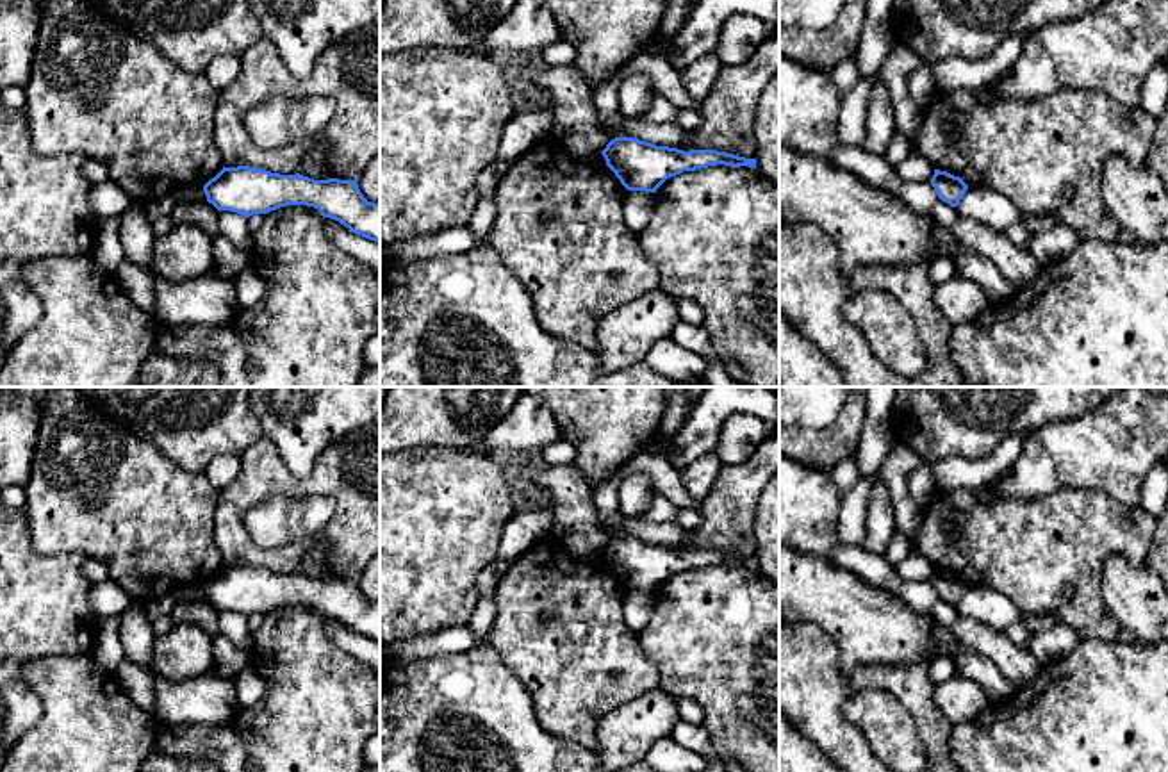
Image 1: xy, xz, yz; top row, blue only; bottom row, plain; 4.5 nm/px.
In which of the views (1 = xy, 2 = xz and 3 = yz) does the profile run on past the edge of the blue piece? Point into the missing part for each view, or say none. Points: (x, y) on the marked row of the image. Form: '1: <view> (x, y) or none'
1: none
2: none
3: none

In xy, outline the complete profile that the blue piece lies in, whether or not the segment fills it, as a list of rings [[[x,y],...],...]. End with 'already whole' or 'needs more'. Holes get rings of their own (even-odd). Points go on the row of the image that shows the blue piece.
[[[250,166],[225,168],[203,185],[207,201],[219,212],[244,218],[287,205],[307,205],[344,225],[350,232],[380,242],[380,203],[364,198],[357,180],[314,180],[278,175]]] | already whole

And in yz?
[[[934,169],[931,185],[934,187],[938,198],[950,207],[958,207],[963,193],[968,189],[963,178],[940,169]]] | already whole

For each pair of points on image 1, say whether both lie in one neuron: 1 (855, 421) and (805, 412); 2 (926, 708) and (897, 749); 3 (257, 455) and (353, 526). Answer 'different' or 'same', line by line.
1: different
2: different
3: same

